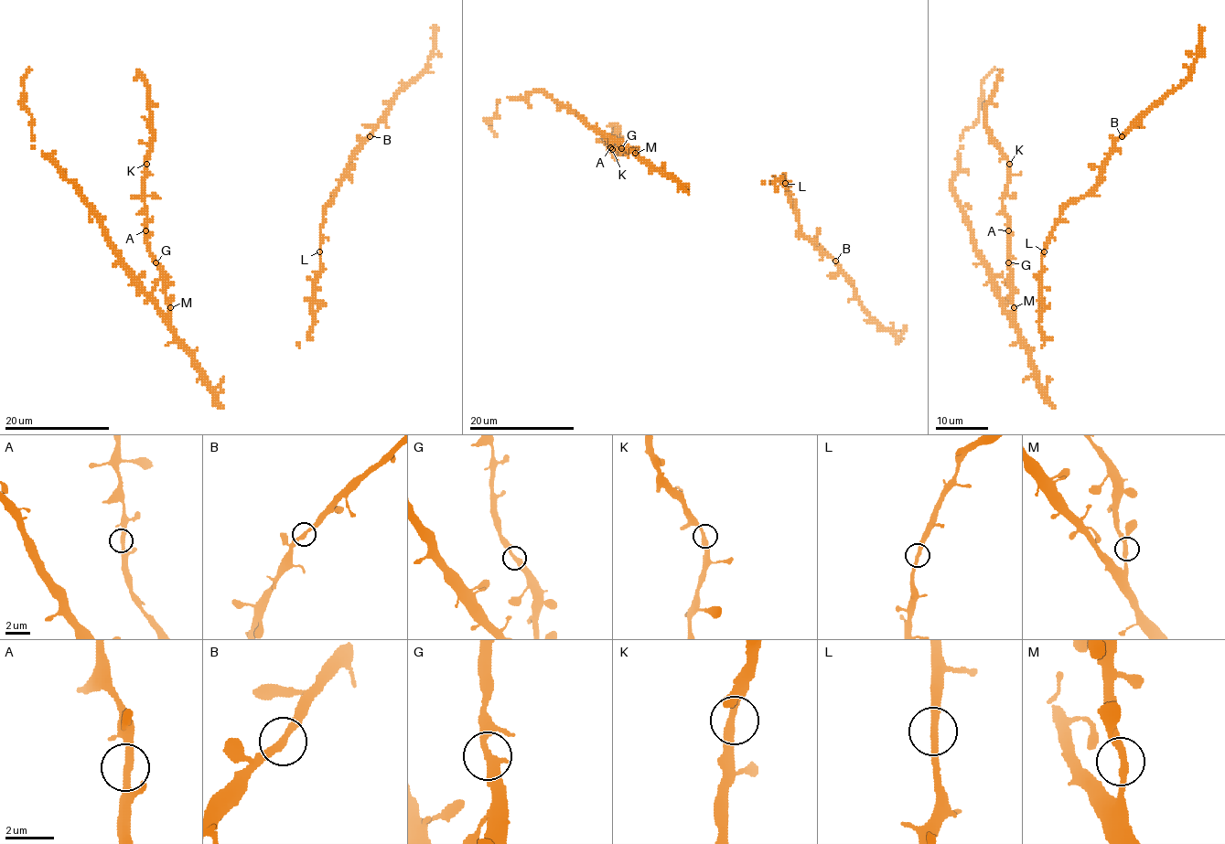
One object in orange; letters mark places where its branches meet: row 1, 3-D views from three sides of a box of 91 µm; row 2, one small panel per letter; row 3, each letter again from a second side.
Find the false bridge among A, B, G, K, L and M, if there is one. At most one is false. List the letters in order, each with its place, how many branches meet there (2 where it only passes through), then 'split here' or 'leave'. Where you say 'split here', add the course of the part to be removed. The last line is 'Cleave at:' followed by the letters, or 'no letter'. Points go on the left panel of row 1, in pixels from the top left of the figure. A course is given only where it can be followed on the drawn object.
A: at (145, 230); 2 branches meet; leave
B: at (370, 136); 2 branches meet; leave
G: at (155, 262); 2 branches meet; leave
K: at (146, 164); 2 branches meet; leave
L: at (319, 251); 2 branches meet; leave
M: at (170, 307); 2 branches meet; leave
Cleave at: no letter

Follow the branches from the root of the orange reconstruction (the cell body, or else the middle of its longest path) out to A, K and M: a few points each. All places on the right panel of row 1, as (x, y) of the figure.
A: (1048, 376), (1048, 382), (1044, 389), (1038, 382), (1032, 351), (1014, 321), (1008, 230)
K: (1048, 376), (1048, 382), (1044, 389), (1038, 382), (1032, 351), (1014, 321), (1008, 218), (1003, 204), (1009, 164)
M: (1048, 376), (1048, 382), (1044, 389), (1038, 382), (1032, 351), (1015, 325), (1014, 307)

